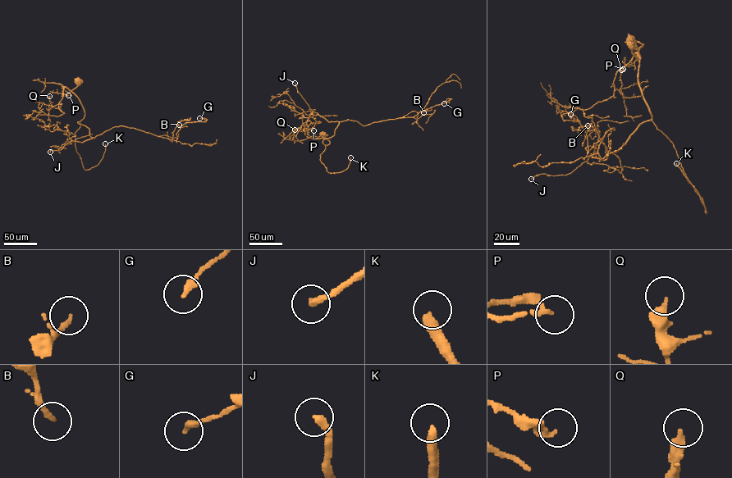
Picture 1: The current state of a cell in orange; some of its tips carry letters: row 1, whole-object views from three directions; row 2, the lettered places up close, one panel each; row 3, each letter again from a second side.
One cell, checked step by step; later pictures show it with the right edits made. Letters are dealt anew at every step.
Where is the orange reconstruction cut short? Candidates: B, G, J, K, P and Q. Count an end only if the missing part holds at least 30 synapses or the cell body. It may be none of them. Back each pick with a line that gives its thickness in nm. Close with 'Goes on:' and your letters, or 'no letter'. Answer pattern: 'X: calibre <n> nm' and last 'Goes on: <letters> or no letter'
B: calibre 170 nm
J: calibre 280 nm
K: calibre 360 nm
Goes on: B, J, K

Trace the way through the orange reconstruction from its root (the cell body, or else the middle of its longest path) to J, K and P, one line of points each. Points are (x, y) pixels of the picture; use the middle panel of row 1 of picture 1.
J: (323, 134), (317, 138), (325, 138), (327, 145), (322, 141), (334, 134), (339, 122), (313, 111), (295, 83)
K: (323, 134), (317, 138), (330, 142), (320, 155), (328, 172), (346, 169), (350, 157)
P: (323, 134), (312, 138), (308, 130), (313, 130)

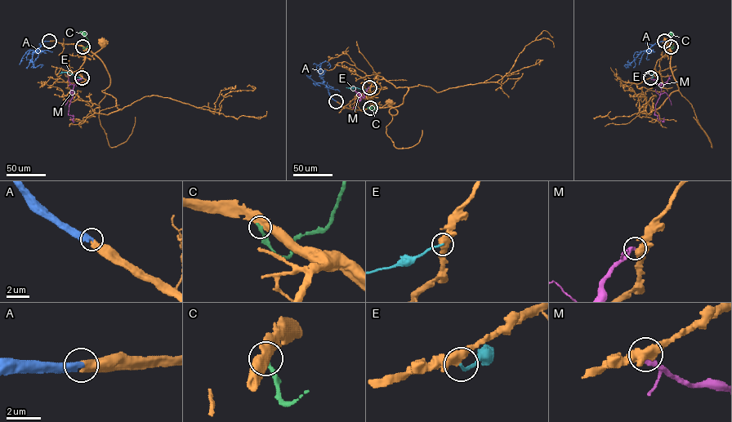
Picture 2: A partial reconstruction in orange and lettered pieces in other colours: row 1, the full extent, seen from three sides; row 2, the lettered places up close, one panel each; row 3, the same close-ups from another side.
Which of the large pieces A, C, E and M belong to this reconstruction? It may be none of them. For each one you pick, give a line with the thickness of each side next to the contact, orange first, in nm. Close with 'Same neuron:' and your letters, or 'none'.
A: 500/440 nm
Same neuron: A

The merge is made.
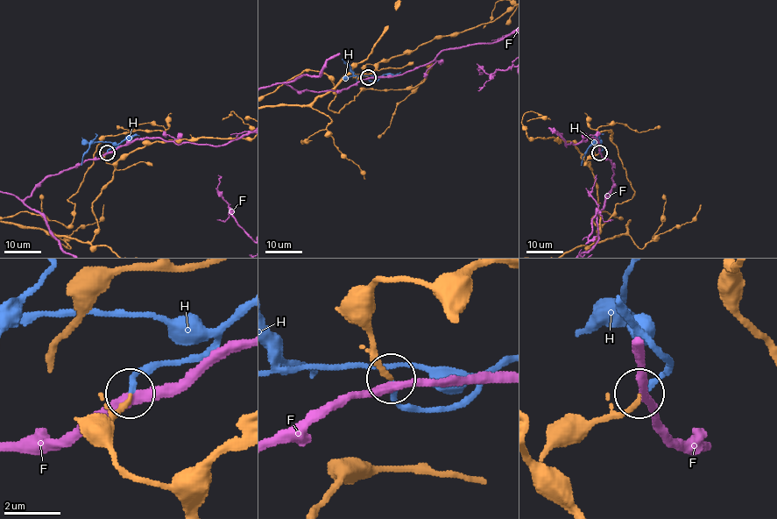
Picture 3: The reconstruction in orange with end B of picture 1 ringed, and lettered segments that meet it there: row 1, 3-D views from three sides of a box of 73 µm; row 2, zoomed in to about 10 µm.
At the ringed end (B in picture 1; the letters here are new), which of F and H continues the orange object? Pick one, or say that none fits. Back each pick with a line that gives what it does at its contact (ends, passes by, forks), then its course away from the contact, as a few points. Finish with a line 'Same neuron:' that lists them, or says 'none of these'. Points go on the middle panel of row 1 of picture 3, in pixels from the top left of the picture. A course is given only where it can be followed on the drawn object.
H: it ends | via (368, 77), (370, 81), (377, 79), (371, 75), (354, 74), (342, 59)
Same neuron: H

